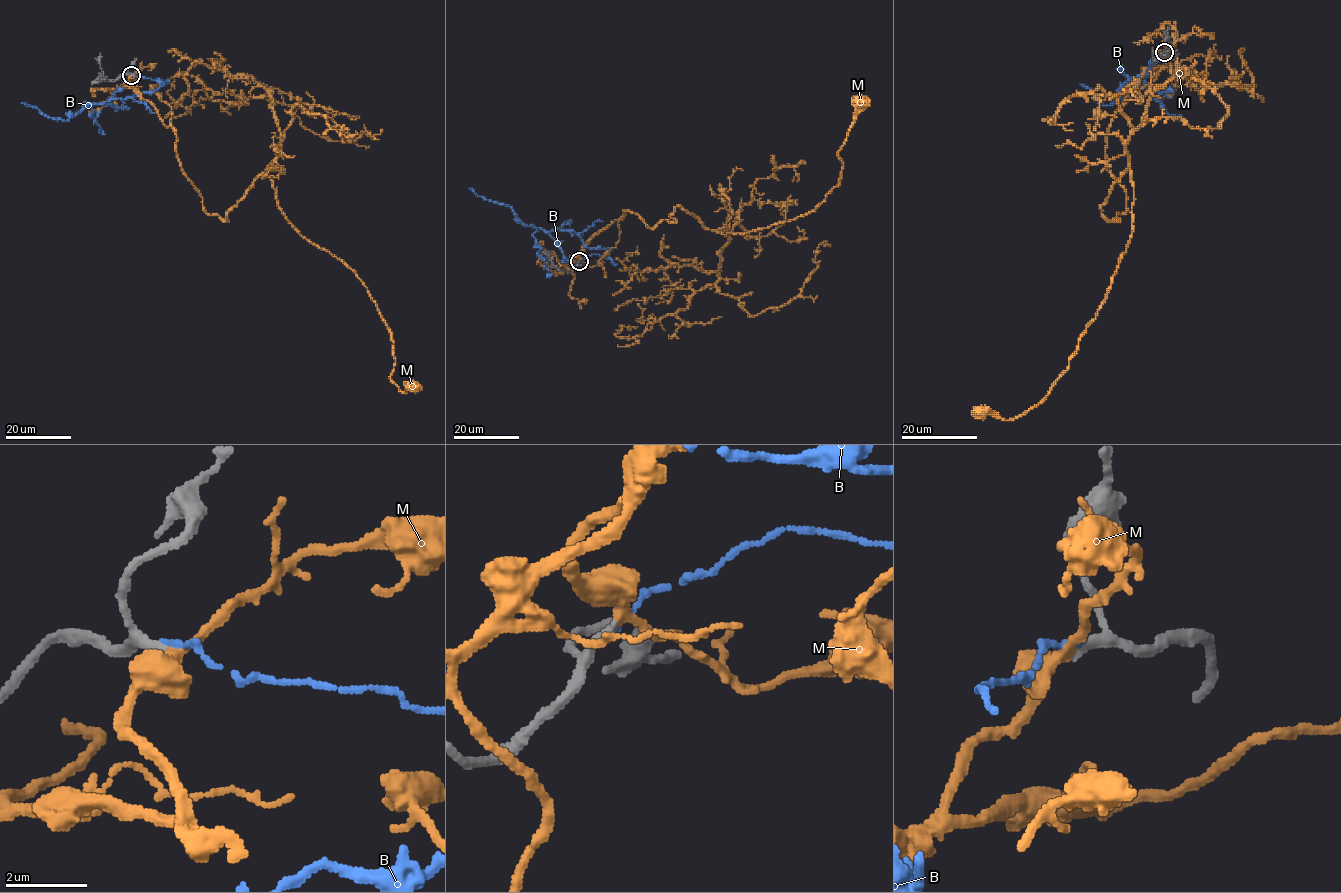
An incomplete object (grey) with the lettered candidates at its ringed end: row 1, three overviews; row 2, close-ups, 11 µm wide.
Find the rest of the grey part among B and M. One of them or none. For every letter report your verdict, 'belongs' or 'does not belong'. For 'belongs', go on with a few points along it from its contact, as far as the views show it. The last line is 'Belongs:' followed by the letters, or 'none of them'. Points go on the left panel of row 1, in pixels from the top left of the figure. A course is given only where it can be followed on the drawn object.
B: does not belong
M: belongs; course (132, 74), (203, 209), (227, 220), (265, 172), (285, 218), (362, 281), (393, 340), (390, 377), (413, 386)
Belongs: M

